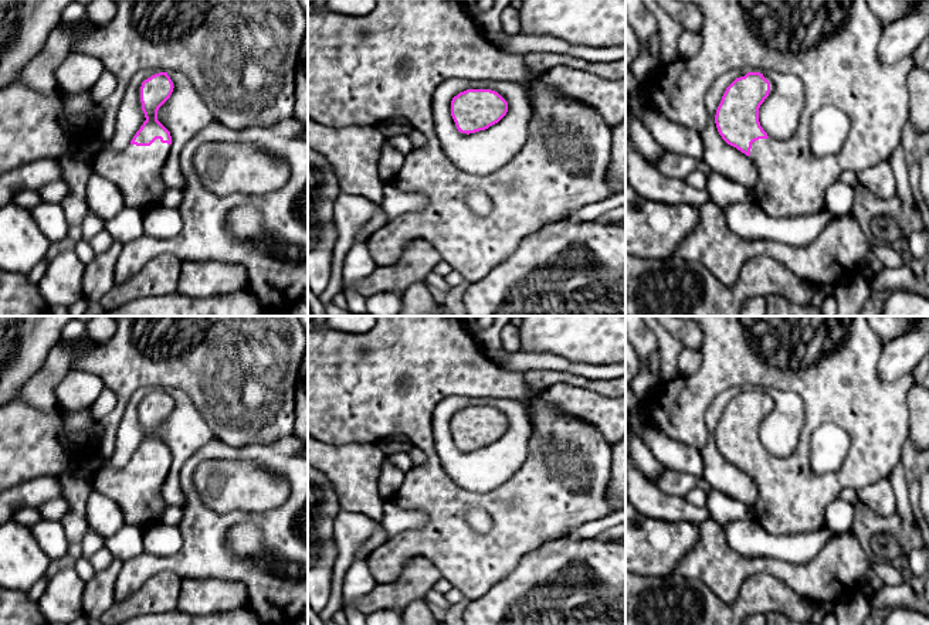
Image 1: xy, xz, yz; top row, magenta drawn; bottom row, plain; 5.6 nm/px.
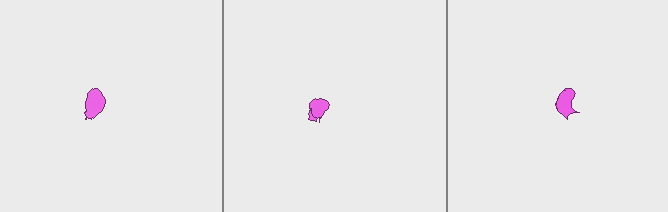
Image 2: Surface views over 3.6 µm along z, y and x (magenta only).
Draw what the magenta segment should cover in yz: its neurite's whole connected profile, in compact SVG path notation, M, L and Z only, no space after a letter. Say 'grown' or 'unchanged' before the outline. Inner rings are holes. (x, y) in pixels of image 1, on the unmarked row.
grown; M678 316L699 325L703 332L701 347L702 364L689 377L678 376L672 381L660 383L644 401L648 425L655 427L667 437L685 445L702 449L708 429L705 412L709 404L722 391L742 385L747 391L736 395L725 408L716 427L715 441L722 456L749 473L759 489L753 505L756 520L773 536L811 533L825 527L825 509L840 497L845 488L860 489L889 478L901 462L902 449L909 435L909 410L906 397L915 384L912 374L895 381L882 381L878 376L878 361L884 342L868 325L865 316ZM766 388L794 391L806 408L806 421L794 452L784 458L767 454L759 439L759 425L769 414L770 400L763 394ZM833 422L841 427L848 438L850 448L841 466L831 473L816 475L810 465L811 434L823 424Z

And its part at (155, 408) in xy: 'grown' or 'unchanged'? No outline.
grown

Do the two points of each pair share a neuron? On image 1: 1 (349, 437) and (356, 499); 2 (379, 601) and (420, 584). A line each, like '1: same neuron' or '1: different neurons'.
1: different neurons
2: same neuron

